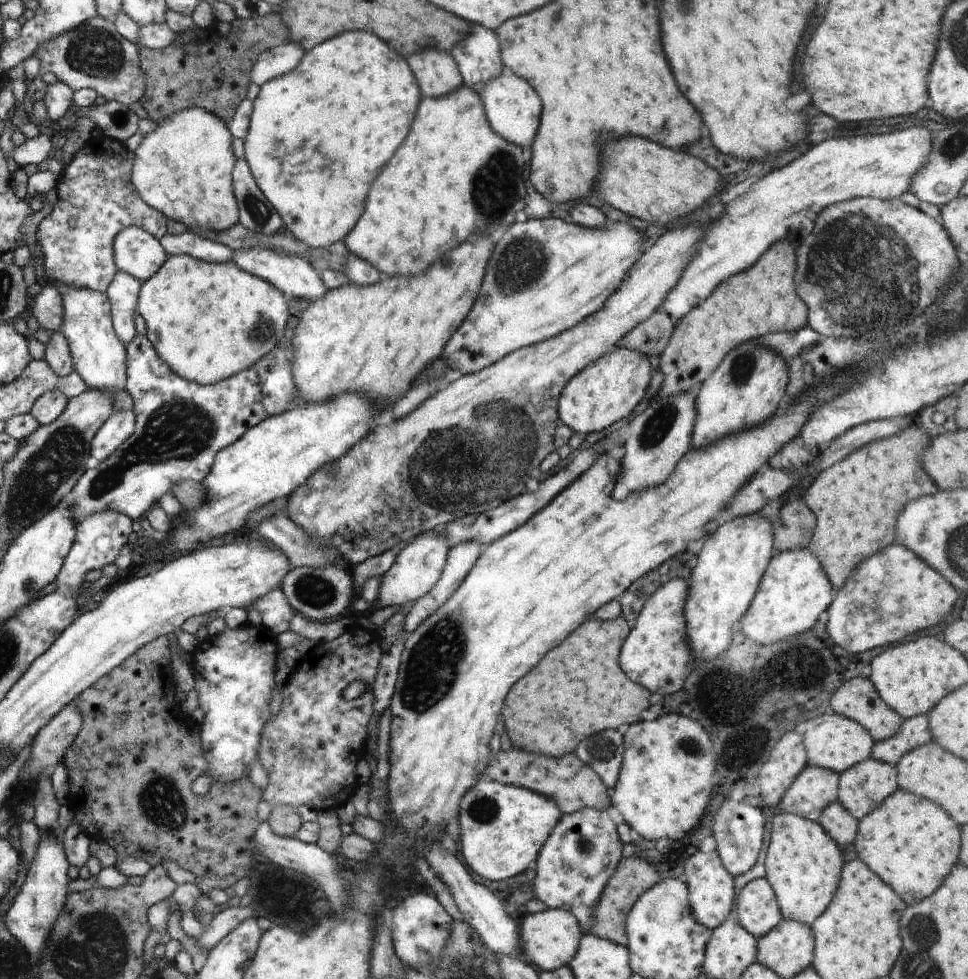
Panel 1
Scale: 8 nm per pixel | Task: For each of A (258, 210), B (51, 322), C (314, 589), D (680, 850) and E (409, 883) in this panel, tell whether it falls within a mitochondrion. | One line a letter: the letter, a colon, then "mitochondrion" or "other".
A: mitochondrion
B: other
C: mitochondrion
D: other
E: other

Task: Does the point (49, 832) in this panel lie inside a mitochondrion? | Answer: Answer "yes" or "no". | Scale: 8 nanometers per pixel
no

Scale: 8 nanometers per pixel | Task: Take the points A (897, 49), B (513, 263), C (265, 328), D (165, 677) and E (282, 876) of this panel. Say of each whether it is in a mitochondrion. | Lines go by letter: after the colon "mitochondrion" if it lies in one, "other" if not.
A: other
B: mitochondrion
C: mitochondrion
D: other
E: mitochondrion

